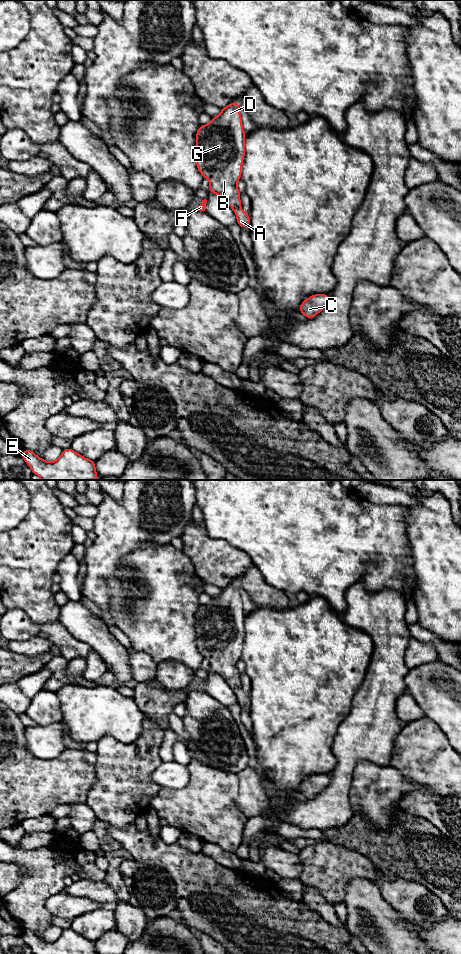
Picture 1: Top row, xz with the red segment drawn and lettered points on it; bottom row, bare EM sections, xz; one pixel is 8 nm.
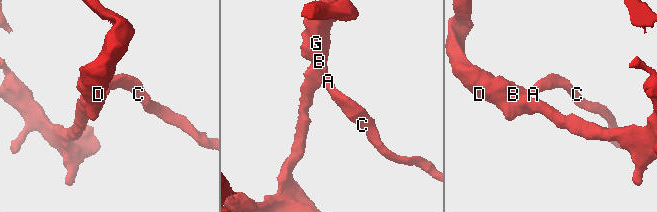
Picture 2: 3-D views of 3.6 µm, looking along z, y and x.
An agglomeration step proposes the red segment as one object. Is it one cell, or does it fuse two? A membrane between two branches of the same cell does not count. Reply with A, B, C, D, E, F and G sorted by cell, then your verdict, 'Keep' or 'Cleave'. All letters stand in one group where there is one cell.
Groups: A B C D E F G. Keep

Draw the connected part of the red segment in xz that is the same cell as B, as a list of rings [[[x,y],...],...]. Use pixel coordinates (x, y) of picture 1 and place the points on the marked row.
[[[233,102],[221,109],[221,113],[211,118],[207,125],[200,125],[196,133],[196,166],[201,175],[210,182],[210,193],[222,197],[233,209],[237,224],[243,229],[250,226],[250,216],[241,209],[240,192],[237,182],[240,180],[244,160],[246,134],[242,127],[239,102]]]

